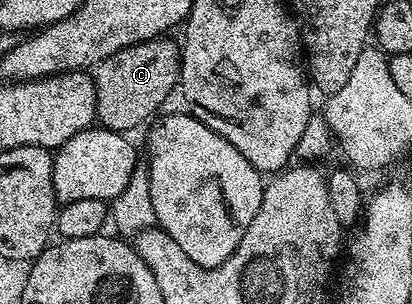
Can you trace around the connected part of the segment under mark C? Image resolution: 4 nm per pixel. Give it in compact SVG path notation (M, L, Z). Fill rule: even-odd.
M165 35L122 47L122 51L114 51L114 55L95 66L96 121L103 128L127 134L128 129L136 129L143 121L151 122L157 116L156 108L171 95L172 89L174 93L180 79L181 46L170 38Z

